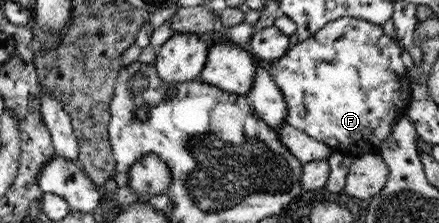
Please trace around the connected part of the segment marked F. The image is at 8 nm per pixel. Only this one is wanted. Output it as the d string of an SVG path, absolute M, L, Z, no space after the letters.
M341 17L327 22L309 38L288 48L282 57L272 61L267 72L287 105L286 124L313 140L323 141L333 151L354 159L372 152L378 154L381 142L385 142L397 119L406 114L410 105L411 79L400 54L401 44L396 38L384 35L380 25L363 19Z

